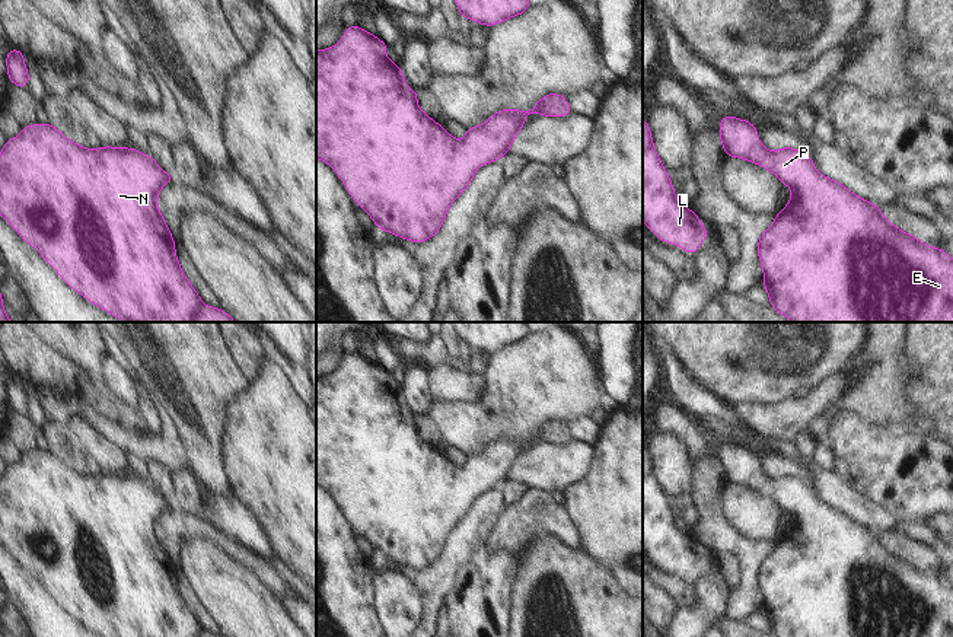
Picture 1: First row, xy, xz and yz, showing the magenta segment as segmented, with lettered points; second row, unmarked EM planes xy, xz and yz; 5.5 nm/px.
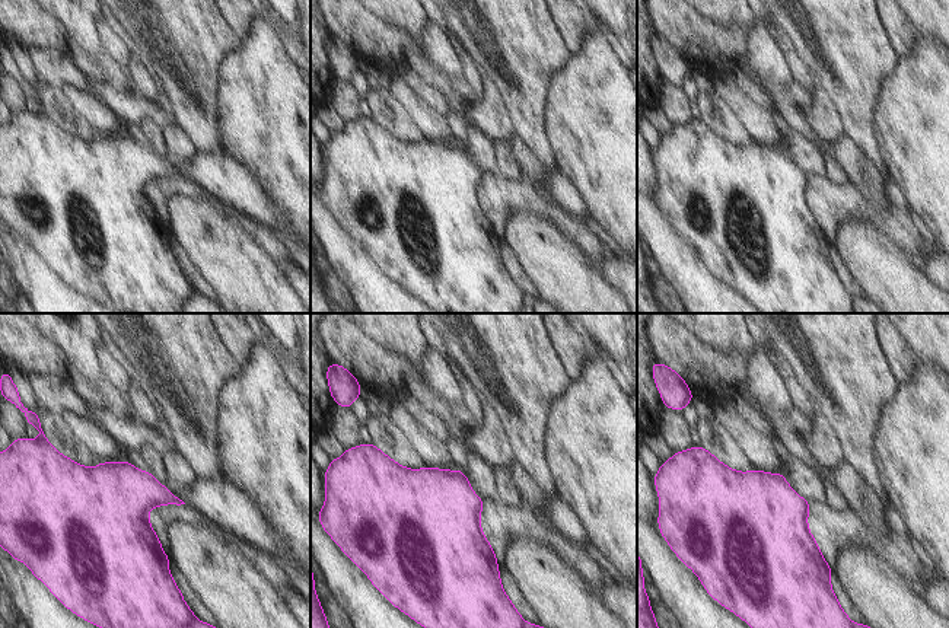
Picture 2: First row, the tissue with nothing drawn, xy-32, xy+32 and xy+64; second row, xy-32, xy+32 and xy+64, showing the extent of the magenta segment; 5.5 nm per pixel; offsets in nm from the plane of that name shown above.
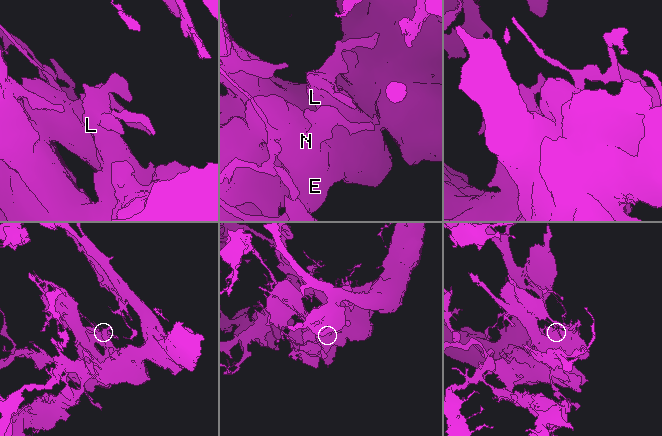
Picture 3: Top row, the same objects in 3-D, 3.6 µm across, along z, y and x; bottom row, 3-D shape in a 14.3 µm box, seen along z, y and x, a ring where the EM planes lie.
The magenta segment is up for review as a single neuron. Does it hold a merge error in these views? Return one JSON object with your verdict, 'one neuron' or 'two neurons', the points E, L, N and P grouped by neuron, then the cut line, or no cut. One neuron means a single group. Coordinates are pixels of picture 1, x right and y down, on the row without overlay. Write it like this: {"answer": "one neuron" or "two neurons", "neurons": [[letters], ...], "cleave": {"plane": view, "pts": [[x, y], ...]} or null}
{"answer": "one neuron", "neurons": [["E", "L", "N", "P"]], "cleave": null}

